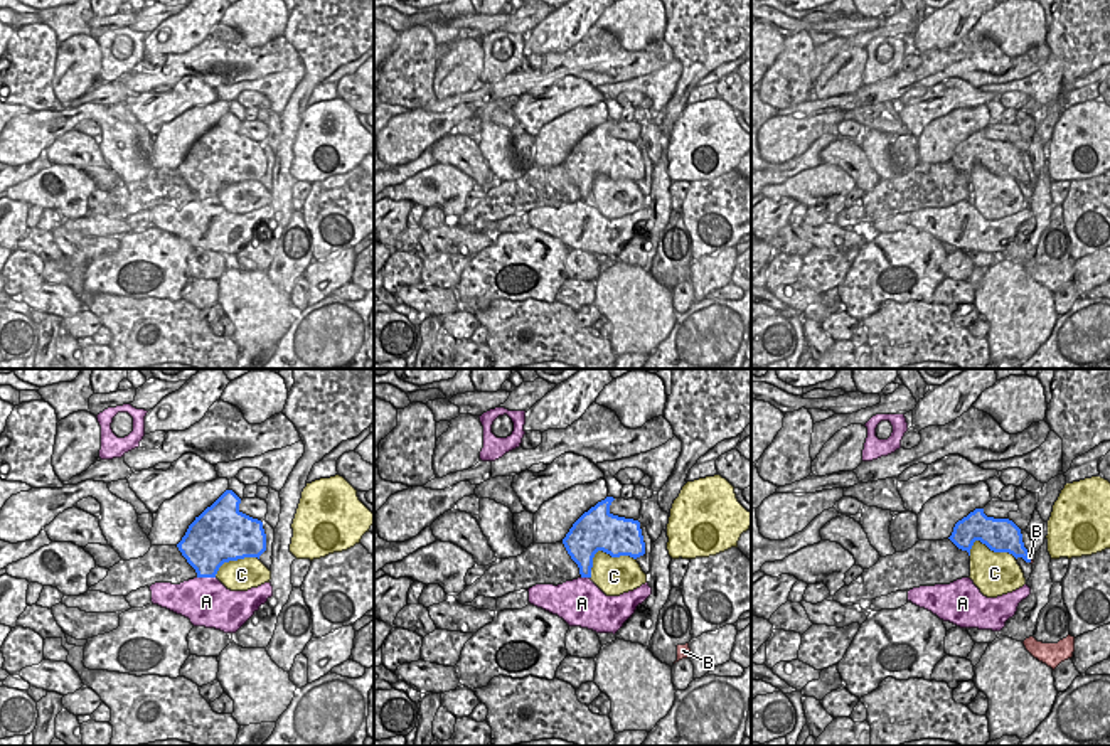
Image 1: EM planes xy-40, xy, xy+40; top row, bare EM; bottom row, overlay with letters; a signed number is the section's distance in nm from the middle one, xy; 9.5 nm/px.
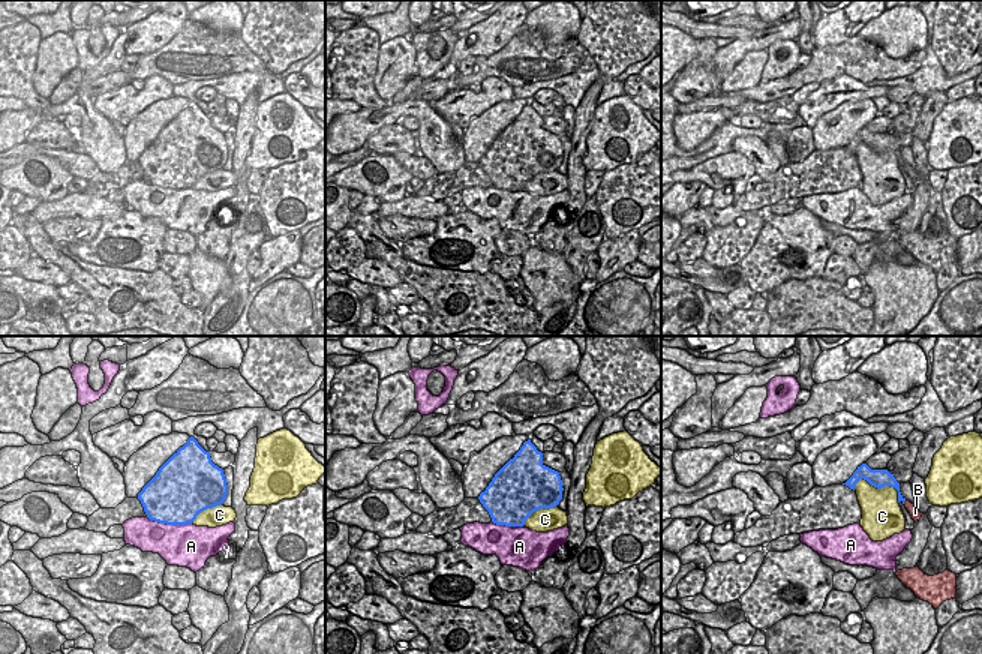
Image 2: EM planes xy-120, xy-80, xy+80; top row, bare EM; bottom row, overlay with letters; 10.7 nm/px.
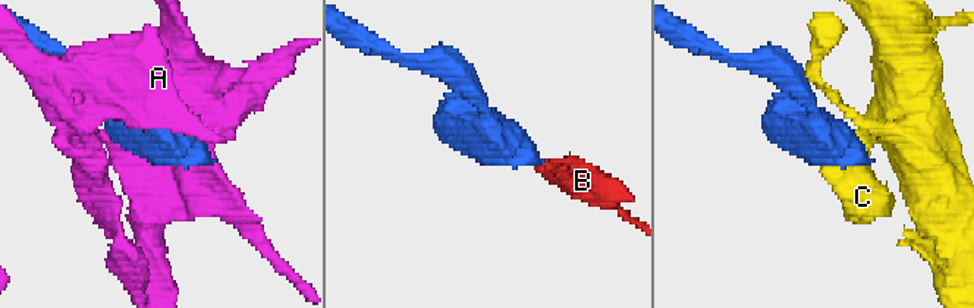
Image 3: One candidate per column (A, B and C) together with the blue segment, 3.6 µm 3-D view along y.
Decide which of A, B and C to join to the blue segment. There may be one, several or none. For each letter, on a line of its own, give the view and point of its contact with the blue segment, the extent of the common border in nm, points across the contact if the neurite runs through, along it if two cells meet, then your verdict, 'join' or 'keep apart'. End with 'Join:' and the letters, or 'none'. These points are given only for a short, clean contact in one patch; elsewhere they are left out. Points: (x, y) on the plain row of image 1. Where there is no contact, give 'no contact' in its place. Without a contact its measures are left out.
A: meets blue in xy-40 at (206, 199); contact 180 nm long; keep apart
B: meets blue in xy+40 at (1029, 182); contact 70 nm long; runs through xy+40 (1011, 164), (1029, 182), (1029, 179); join
C: meets blue in xy at (603, 174); contact 480 nm long; keep apart
Join: B

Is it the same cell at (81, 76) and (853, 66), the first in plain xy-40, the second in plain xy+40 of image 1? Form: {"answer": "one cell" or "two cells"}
{"answer": "one cell"}

